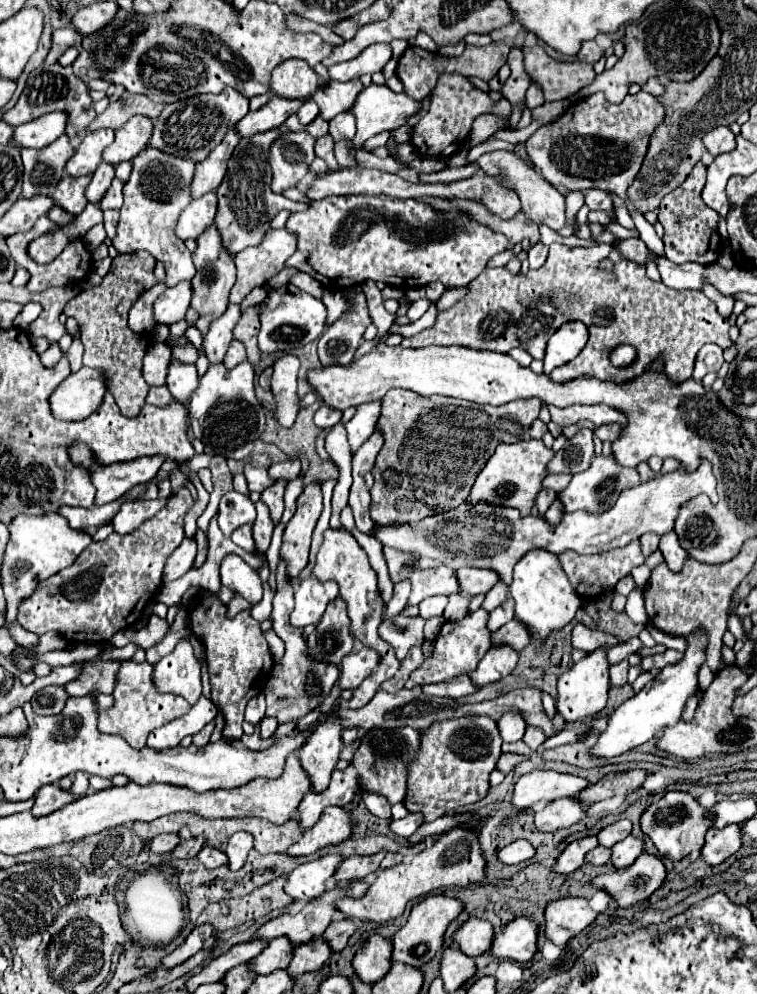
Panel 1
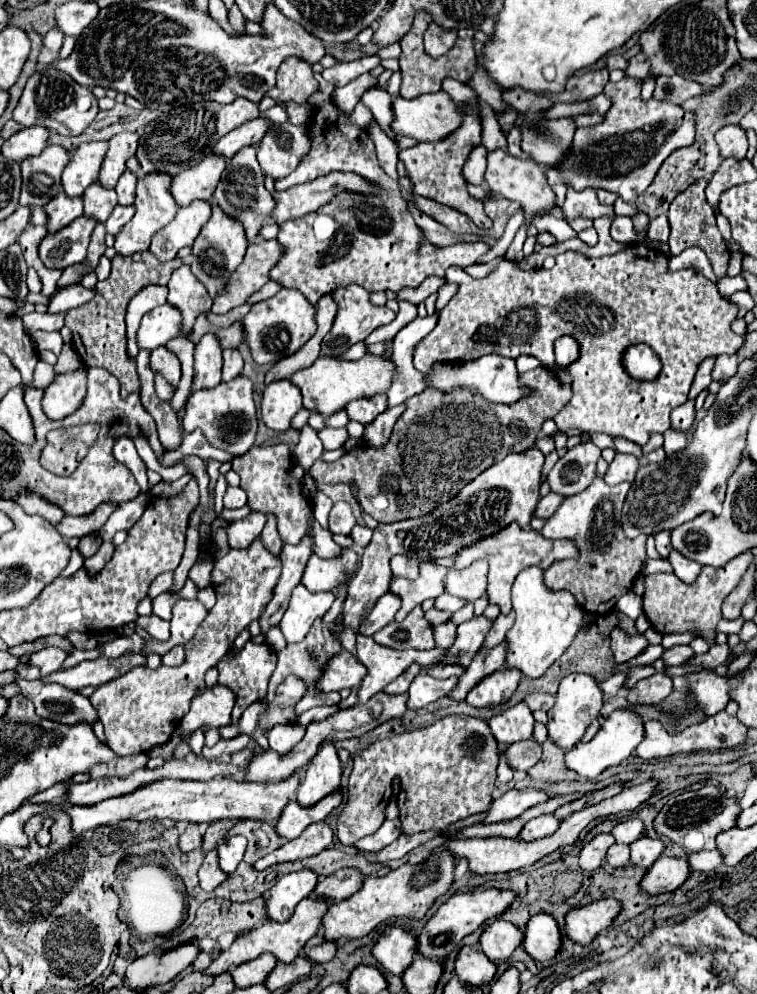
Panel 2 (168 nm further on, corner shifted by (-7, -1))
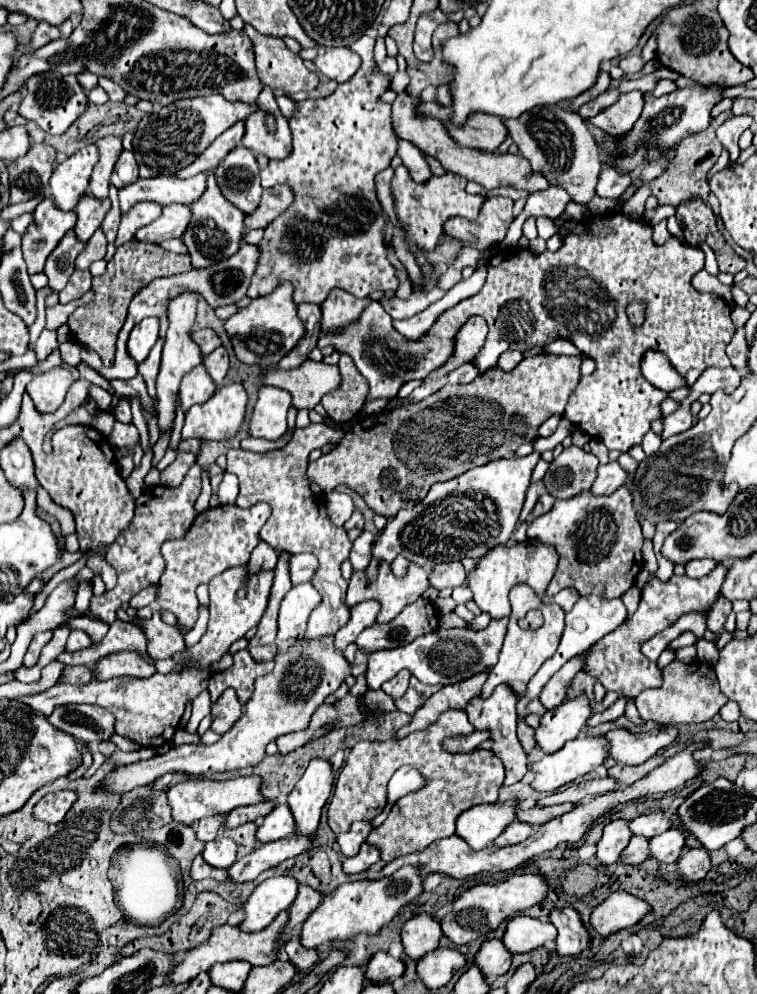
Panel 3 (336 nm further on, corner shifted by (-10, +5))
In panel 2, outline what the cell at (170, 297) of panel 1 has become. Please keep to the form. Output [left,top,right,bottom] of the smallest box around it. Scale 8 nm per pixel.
[137,304,181,350]

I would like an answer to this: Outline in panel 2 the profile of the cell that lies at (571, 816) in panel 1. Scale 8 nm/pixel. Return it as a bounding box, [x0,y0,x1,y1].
[519,814,561,842]

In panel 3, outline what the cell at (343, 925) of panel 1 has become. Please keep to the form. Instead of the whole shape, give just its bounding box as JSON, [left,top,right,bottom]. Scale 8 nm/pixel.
[284,934,318,970]

